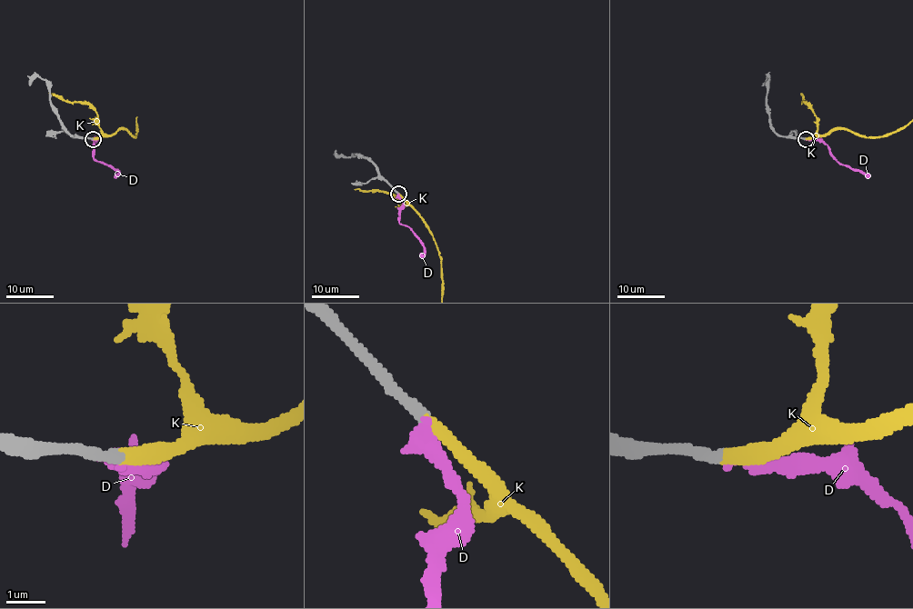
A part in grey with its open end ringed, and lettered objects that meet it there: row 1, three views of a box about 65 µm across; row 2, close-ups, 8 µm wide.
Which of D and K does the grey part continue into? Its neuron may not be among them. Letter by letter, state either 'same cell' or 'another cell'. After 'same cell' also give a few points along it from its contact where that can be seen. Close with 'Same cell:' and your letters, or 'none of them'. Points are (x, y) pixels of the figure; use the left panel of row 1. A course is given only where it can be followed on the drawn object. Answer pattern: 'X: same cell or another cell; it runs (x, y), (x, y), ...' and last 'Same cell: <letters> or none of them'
D: another cell
K: same cell
Same cell: K

